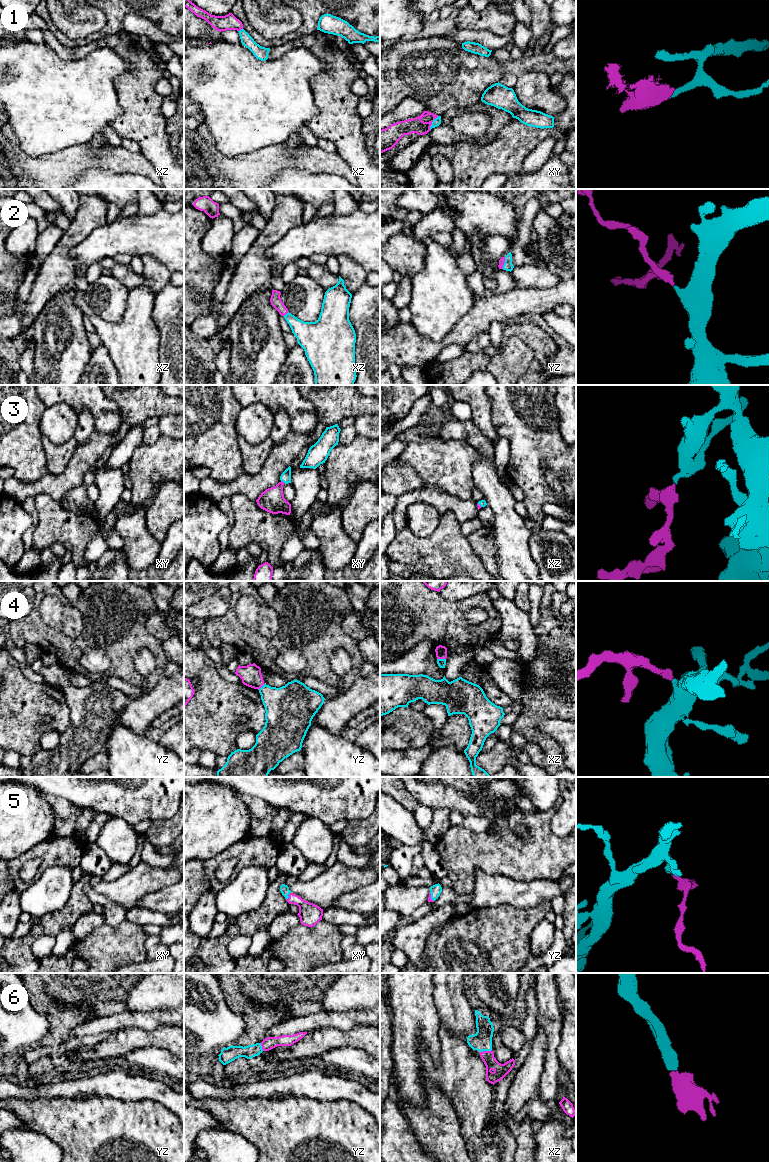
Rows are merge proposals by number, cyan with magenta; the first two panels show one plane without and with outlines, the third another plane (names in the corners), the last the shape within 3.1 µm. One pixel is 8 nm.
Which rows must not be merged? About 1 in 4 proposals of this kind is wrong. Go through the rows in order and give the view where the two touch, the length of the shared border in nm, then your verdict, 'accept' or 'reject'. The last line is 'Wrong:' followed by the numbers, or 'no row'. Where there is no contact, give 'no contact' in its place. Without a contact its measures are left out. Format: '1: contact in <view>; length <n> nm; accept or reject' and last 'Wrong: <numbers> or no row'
1: contact in xy; length 130 nm; reject
2: contact in xz; length 50 nm; accept
3: contact in xy; length 40 nm; accept
4: contact in xz; length 70 nm; accept
5: contact in xy; length 70 nm; accept
6: contact in xz; length 100 nm; accept
Wrong: 1

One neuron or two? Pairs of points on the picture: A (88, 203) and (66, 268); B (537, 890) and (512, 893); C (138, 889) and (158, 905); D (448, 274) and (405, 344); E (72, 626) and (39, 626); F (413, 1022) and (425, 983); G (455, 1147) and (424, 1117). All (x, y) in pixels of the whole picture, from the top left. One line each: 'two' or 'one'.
A: one
B: one
C: two
D: two
E: two
F: one
G: one

